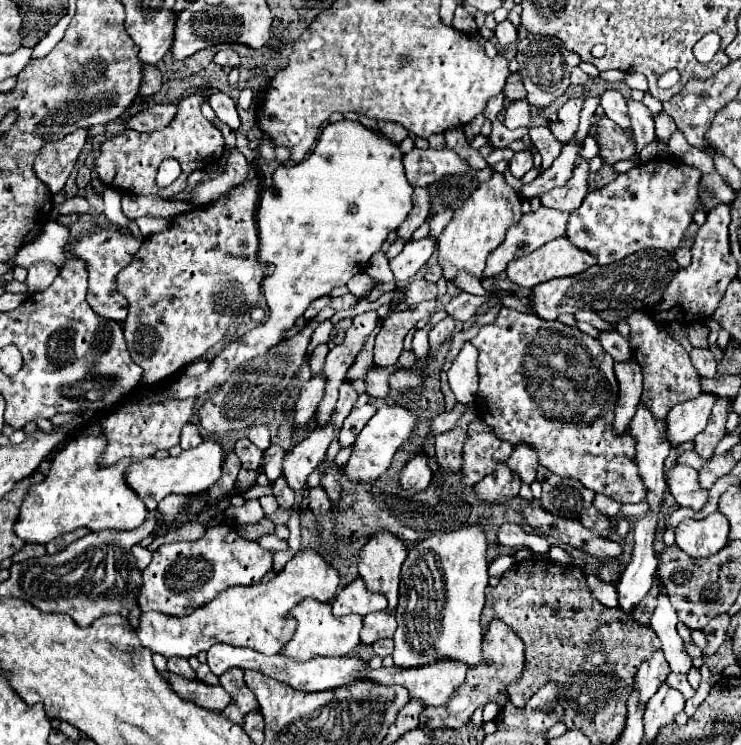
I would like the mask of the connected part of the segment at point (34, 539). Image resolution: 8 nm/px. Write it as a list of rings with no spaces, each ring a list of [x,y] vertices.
[[[80,435],[70,439],[52,459],[52,469],[46,479],[34,485],[22,507],[16,521],[16,535],[26,543],[42,543],[56,539],[62,533],[74,531],[78,527],[90,527],[92,531],[102,529],[136,529],[146,517],[148,509],[128,489],[124,481],[124,469],[134,463],[134,459],[118,461],[116,465],[100,465],[100,457],[106,449],[104,435]]]

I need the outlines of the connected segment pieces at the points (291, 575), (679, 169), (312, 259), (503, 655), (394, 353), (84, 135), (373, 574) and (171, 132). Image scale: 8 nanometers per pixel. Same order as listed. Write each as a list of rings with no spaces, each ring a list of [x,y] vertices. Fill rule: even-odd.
[[[304,547],[300,549],[286,567],[276,573],[268,583],[232,587],[220,593],[208,605],[192,611],[188,617],[172,617],[162,613],[142,613],[136,635],[142,647],[150,647],[152,653],[160,653],[166,659],[170,657],[192,657],[200,651],[208,651],[214,643],[230,643],[238,647],[250,647],[264,655],[276,655],[290,641],[296,619],[290,611],[306,597],[332,603],[338,591],[340,573],[332,563],[328,563],[318,549]]]
[[[652,159],[620,173],[610,185],[590,191],[580,209],[570,215],[566,235],[578,247],[596,255],[598,265],[620,261],[636,251],[666,249],[674,251],[692,215],[700,205],[702,171],[676,159]]]
[[[342,119],[338,123],[330,123],[324,127],[314,151],[308,159],[288,167],[280,165],[274,171],[274,183],[266,191],[262,191],[258,211],[256,211],[256,229],[260,237],[260,259],[272,263],[276,269],[272,275],[264,277],[262,291],[268,301],[270,315],[256,329],[244,333],[242,339],[232,341],[216,359],[212,361],[210,371],[200,377],[180,375],[176,381],[168,385],[162,393],[170,393],[170,397],[198,397],[208,391],[216,391],[228,377],[238,371],[246,361],[264,357],[278,341],[282,341],[284,331],[294,327],[296,319],[304,315],[308,305],[322,295],[328,295],[334,287],[346,285],[356,273],[362,273],[370,261],[370,257],[380,251],[380,245],[388,239],[390,231],[396,231],[402,221],[412,211],[414,203],[414,187],[408,185],[404,177],[400,143],[390,141],[384,133],[364,127],[360,121]]]
[[[492,619],[492,623],[486,629],[484,643],[482,643],[482,661],[468,669],[464,685],[452,695],[448,705],[444,707],[426,707],[420,715],[420,724],[428,729],[460,729],[468,723],[472,713],[490,703],[496,701],[500,693],[506,693],[506,687],[512,681],[520,679],[520,673],[524,671],[524,641],[504,625],[500,619]]]
[[[436,300],[424,301],[408,311],[396,311],[392,313],[380,333],[376,335],[376,345],[374,345],[374,363],[380,367],[394,365],[396,359],[402,353],[402,343],[408,331],[420,321],[424,316],[431,316],[436,311]]]
[[[76,129],[68,137],[60,141],[50,141],[40,149],[40,155],[34,163],[34,171],[52,193],[60,191],[66,185],[66,179],[74,169],[80,151],[88,141],[88,133],[90,129]]]
[[[376,529],[362,545],[358,571],[370,591],[382,591],[388,597],[388,609],[398,605],[400,567],[406,559],[406,545],[394,533]]]
[[[206,83],[194,95],[182,99],[178,103],[176,117],[160,131],[154,131],[154,133],[124,131],[120,135],[114,135],[114,137],[106,139],[102,143],[100,157],[96,159],[98,177],[108,187],[114,187],[122,193],[156,195],[156,197],[164,197],[164,199],[170,199],[170,197],[178,195],[184,189],[184,181],[192,171],[206,169],[208,165],[216,163],[222,157],[224,149],[226,149],[220,129],[216,125],[212,125],[200,111],[200,107],[204,103],[208,103],[208,93],[210,93],[210,85]],[[164,157],[178,159],[180,165],[182,165],[182,173],[172,185],[158,187],[156,185],[156,171],[158,171],[158,165],[162,163]]]

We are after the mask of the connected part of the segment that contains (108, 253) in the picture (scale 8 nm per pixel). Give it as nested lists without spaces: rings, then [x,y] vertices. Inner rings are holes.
[[[102,229],[98,235],[92,233],[72,245],[72,253],[88,263],[88,271],[90,271],[90,275],[88,275],[88,283],[90,283],[88,285],[88,303],[98,315],[114,319],[118,323],[126,319],[128,301],[116,289],[116,275],[120,273],[122,267],[126,267],[134,259],[140,243],[142,243],[142,237],[136,239],[136,237],[126,235],[118,229]]]

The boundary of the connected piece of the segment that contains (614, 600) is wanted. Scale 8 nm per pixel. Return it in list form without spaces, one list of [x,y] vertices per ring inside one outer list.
[[[588,575],[588,587],[592,591],[592,595],[606,607],[618,607],[618,593],[616,593],[616,585],[610,581],[600,581],[600,577],[596,575]]]

